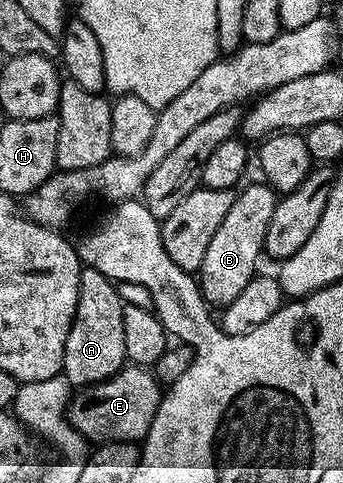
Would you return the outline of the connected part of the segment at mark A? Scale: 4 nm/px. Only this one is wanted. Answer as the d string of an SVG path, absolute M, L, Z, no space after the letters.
M82 267L79 302L75 310L75 318L71 322L71 330L67 334L67 346L61 367L70 385L98 384L126 367L123 340L124 309L125 304L117 293L117 284L103 274L99 274L97 268Z

